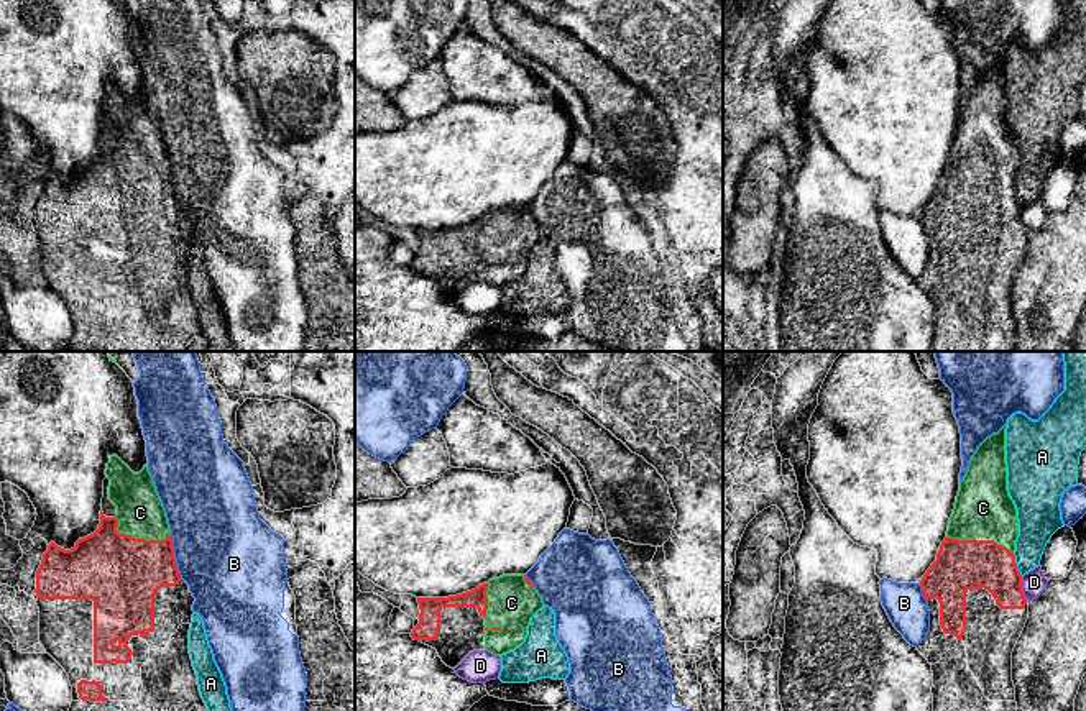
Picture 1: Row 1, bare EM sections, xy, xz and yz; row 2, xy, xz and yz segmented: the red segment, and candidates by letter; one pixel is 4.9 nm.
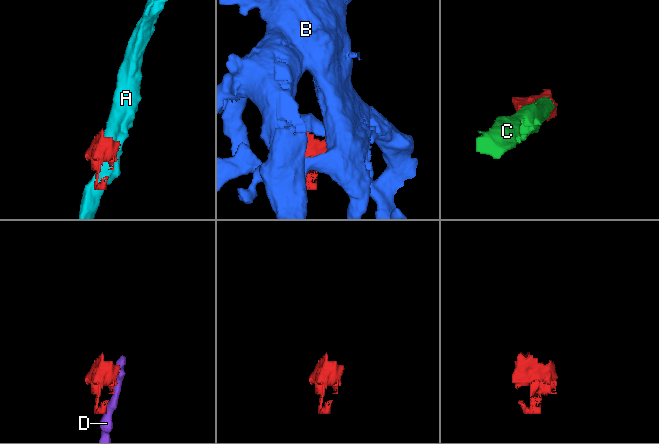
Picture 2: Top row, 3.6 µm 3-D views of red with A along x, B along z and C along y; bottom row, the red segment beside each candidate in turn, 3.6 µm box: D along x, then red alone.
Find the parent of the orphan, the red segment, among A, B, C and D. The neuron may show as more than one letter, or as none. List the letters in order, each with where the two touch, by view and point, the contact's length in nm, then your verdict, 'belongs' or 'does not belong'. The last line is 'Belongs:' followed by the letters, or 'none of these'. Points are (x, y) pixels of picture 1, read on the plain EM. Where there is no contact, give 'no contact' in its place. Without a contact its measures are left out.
A: meets red in yz at (1016, 196); contact 130 nm long; does not belong
B: meets red in xy at (173, 188); contact 220 nm long; does not belong
C: meets red in xy at (137, 171); contact 280 nm long; belongs
D: meets red in yz at (1021, 220); contact 120 nm long; does not belong
Belongs: C

